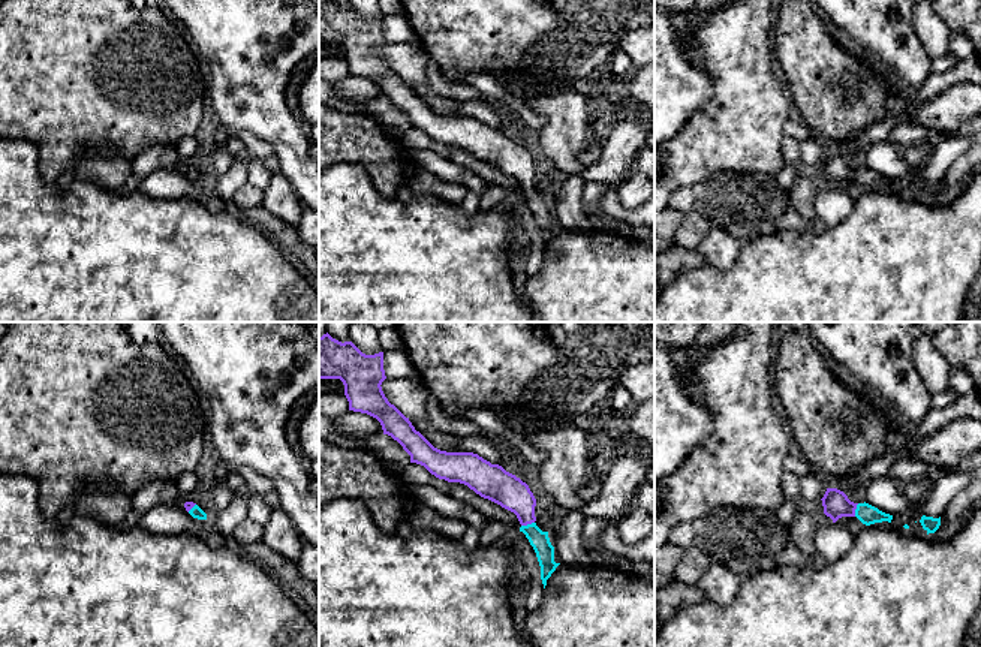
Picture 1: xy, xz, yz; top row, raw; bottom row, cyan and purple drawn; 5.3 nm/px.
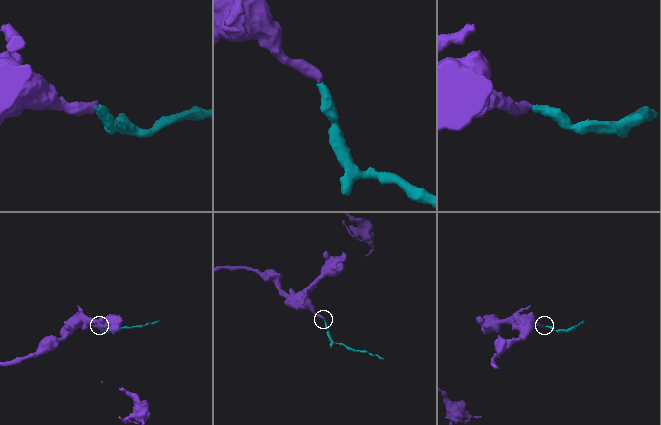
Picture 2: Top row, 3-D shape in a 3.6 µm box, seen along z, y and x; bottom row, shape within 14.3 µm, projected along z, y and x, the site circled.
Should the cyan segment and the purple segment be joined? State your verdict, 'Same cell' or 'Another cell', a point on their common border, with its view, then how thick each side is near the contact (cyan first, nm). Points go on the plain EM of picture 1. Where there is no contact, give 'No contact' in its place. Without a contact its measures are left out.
Same cell. Touches cyan at xz (527, 189). Thickness 100 nm (cyan) against 180 nm

